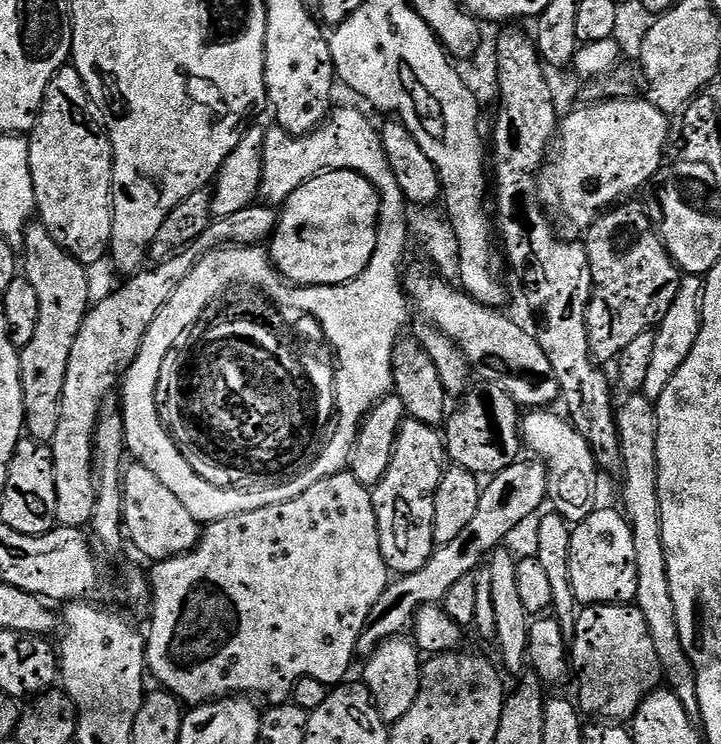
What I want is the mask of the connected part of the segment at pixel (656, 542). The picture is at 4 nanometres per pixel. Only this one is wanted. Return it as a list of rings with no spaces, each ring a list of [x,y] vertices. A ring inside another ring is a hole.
[[[643,394],[629,396],[616,409],[616,425],[622,446],[624,466],[624,505],[622,511],[628,517],[628,525],[634,534],[634,558],[638,562],[638,594],[635,607],[642,610],[646,626],[650,626],[650,638],[654,638],[654,650],[658,650],[658,662],[663,679],[671,692],[678,694],[682,706],[696,718],[700,715],[696,671],[682,646],[678,634],[678,614],[674,614],[674,598],[670,598],[670,578],[666,566],[666,550],[662,542],[662,506],[658,502],[658,418],[656,405]]]

